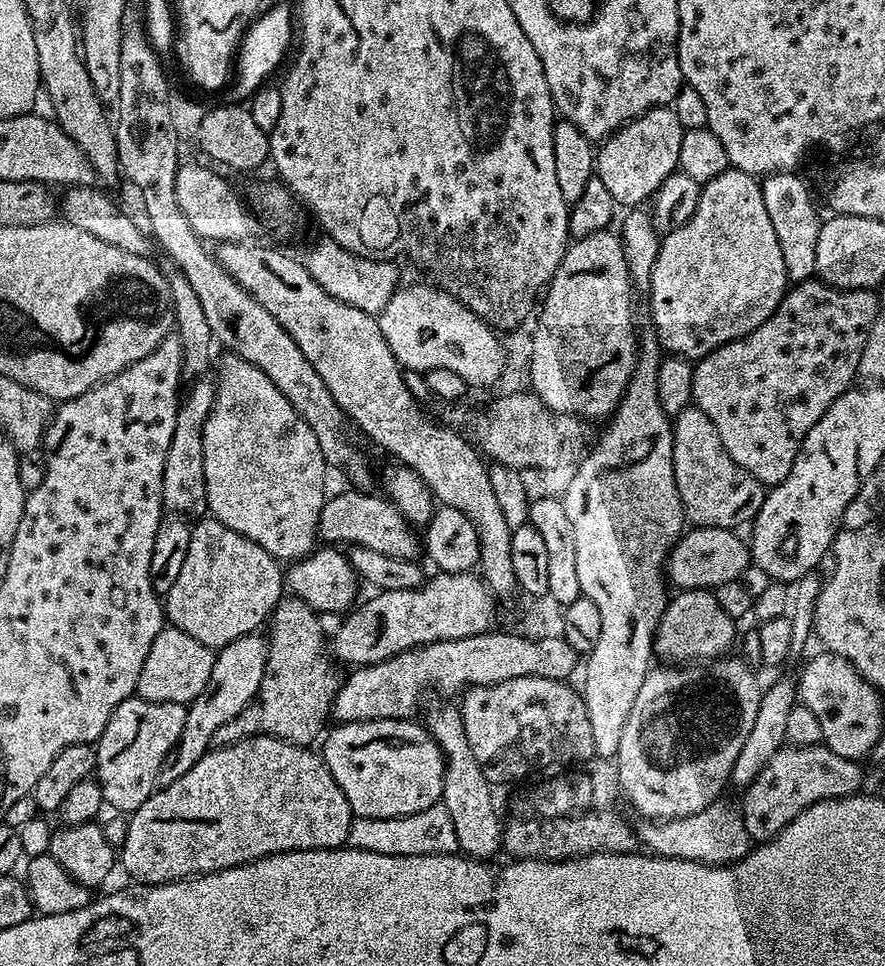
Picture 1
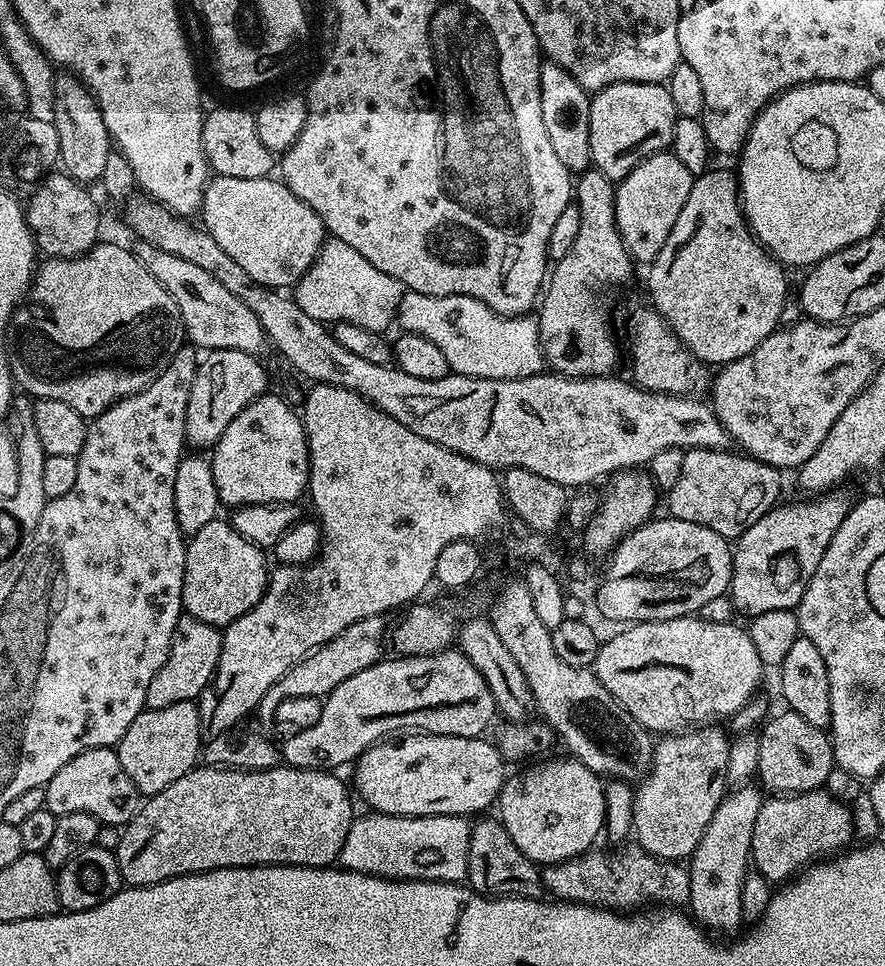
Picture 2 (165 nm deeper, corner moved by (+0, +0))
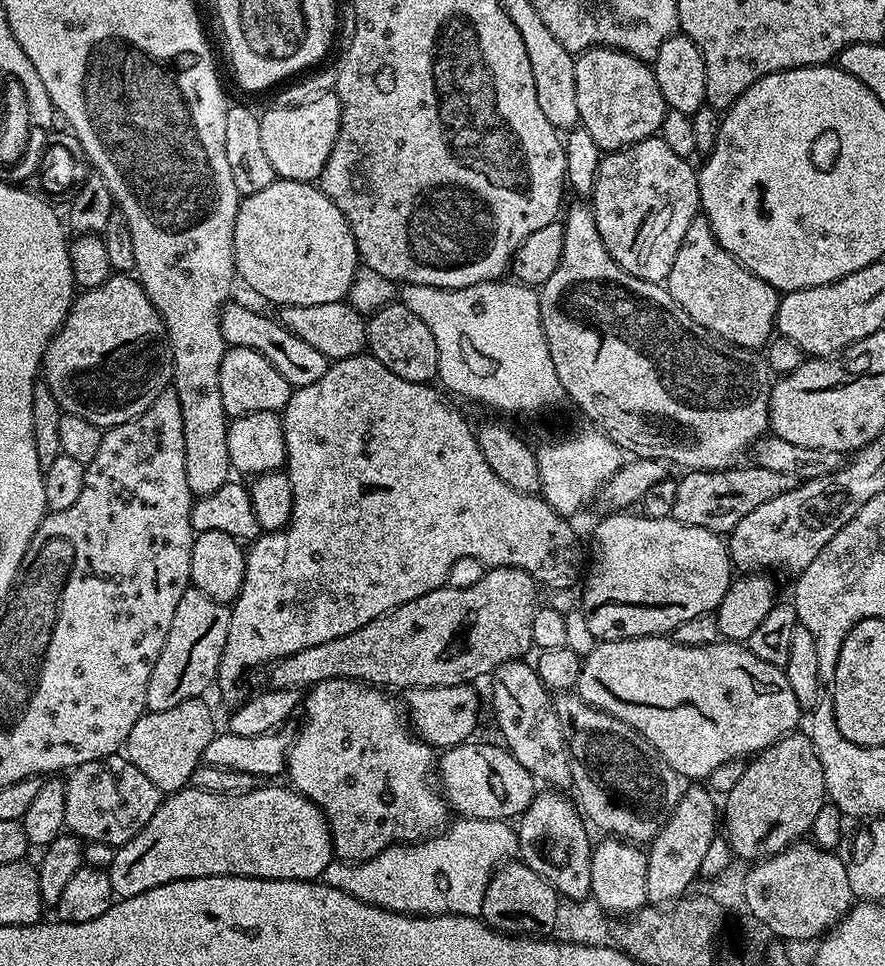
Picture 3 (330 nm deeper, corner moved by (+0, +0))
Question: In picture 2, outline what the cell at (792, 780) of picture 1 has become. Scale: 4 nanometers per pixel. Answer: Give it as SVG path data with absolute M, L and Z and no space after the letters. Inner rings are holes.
M828 790L776 794L758 810L751 863L769 882L788 882L813 862L835 857L851 840L852 812Z

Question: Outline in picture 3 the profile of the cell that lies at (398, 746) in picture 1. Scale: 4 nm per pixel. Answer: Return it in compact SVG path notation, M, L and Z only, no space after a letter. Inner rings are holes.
M465 742L443 749L439 757L438 787L447 800L449 809L469 820L508 822L521 817L537 796L538 781L507 748L472 743Z

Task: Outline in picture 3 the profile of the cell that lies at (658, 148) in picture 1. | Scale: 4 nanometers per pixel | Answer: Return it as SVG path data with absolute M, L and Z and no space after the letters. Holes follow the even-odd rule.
M587 48L576 56L574 86L578 94L580 124L586 130L590 130L594 142L598 142L598 146L605 153L629 148L631 144L648 140L659 133L664 121L666 105L662 98L662 90L658 90L655 71L645 61L617 48Z

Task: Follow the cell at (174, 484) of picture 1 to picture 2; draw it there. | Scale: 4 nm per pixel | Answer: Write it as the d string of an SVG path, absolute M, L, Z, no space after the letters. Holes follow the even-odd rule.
M212 350L196 366L194 386L190 386L190 402L186 406L185 441L193 449L211 449L222 438L226 426L246 410L252 402L269 391L268 372L257 357L242 350Z

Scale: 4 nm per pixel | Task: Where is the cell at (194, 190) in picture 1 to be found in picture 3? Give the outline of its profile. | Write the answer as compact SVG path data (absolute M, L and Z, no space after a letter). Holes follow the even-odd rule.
M302 180L272 181L266 190L243 197L234 222L232 249L237 277L245 280L264 300L275 306L318 306L318 302L338 302L349 295L362 261L354 234L338 206L326 198L315 183Z

